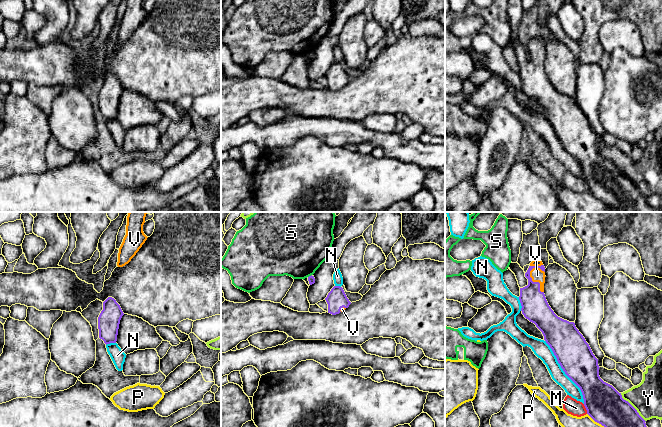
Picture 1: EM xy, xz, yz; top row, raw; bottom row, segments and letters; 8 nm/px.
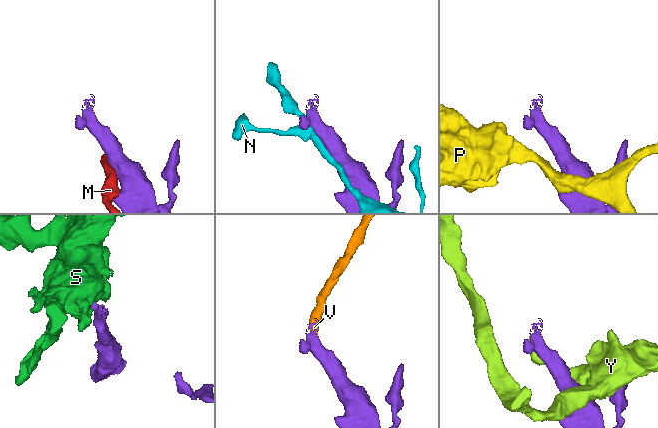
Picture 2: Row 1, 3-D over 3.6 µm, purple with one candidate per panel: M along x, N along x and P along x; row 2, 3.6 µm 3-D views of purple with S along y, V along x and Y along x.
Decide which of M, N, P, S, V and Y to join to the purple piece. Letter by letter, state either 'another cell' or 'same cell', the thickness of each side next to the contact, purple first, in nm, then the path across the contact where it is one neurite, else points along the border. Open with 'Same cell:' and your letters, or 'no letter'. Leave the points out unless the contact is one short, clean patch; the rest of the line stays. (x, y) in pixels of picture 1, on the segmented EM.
Same cell: V
M: another cell; calibres 300 and 130 nm; border yz (583, 404), (587, 413)
N: another cell; calibres 280 and 140 nm
P: another cell; calibres 300 and 110 nm
S: another cell; calibres 60 and 460 nm; border xz (311, 274), (308, 277)
V: same cell; calibres 220 and 110 nm; way yz (535, 308), (532, 281), (537, 275)
Y: another cell; calibres 300 and 240 nm; border yz (620, 393), (645, 421)

